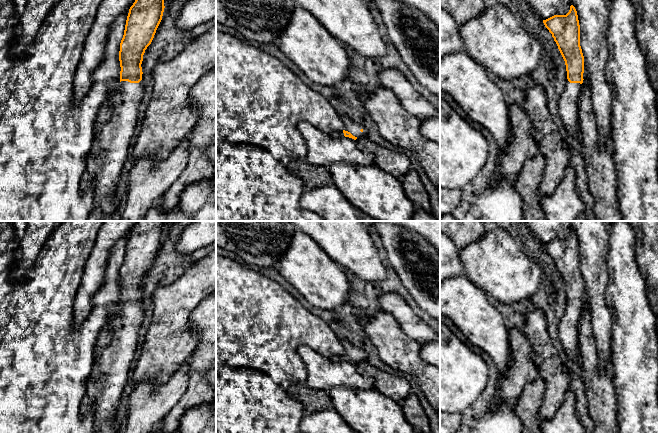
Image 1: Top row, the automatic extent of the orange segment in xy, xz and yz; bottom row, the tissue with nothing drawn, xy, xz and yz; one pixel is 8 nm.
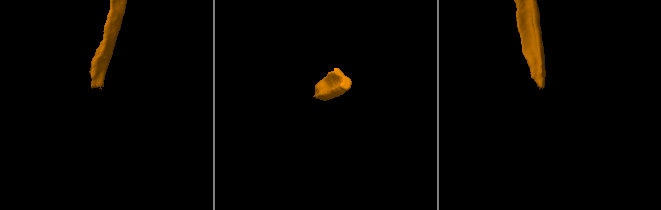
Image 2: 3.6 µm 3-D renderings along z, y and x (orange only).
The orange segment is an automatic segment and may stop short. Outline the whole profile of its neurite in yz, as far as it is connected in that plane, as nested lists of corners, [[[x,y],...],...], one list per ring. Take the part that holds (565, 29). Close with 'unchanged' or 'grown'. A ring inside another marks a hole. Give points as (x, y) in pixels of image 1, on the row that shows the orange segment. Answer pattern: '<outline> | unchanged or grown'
[[[575,7],[566,15],[554,15],[543,20],[565,61],[567,80],[558,102],[558,114],[571,140],[578,134],[578,106],[583,83],[584,56],[580,46],[580,25]]] | grown

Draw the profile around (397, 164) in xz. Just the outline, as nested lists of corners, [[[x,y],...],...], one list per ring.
[[[364,137],[357,138],[356,145],[360,150],[371,152],[374,155],[374,165],[379,169],[390,173],[397,179],[401,179],[411,169],[410,158],[406,155],[391,151],[369,140],[364,145],[365,139]]]

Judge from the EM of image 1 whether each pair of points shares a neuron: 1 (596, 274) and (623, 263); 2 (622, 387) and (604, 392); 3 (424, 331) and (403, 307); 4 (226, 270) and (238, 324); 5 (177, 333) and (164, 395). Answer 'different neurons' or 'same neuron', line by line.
1: different neurons
2: different neurons
3: same neuron
4: same neuron
5: different neurons

